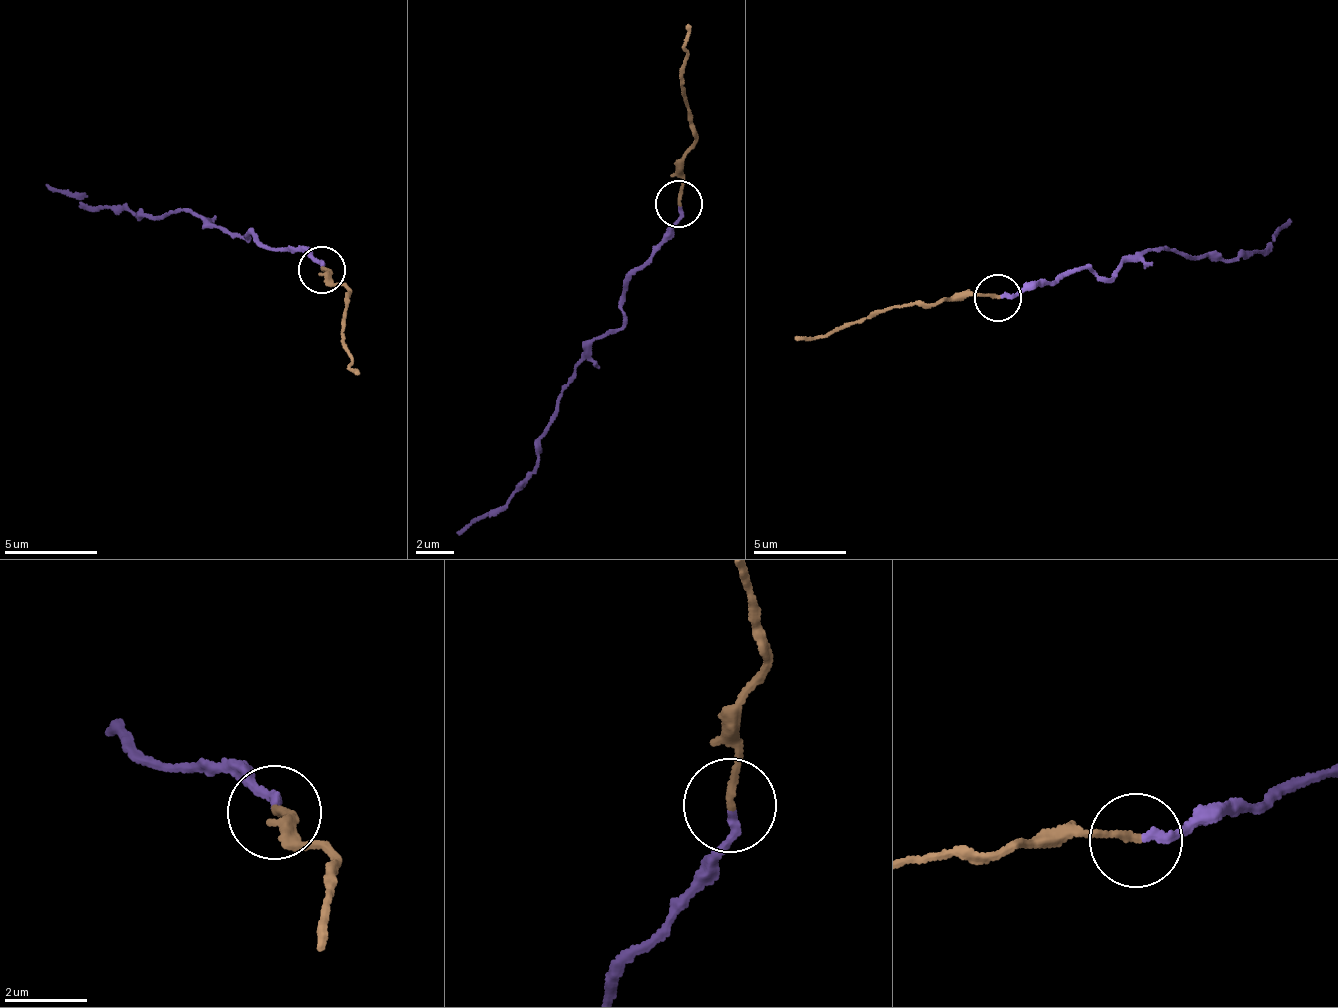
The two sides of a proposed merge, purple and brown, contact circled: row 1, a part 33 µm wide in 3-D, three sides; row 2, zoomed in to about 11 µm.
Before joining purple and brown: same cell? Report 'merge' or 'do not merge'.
merge

